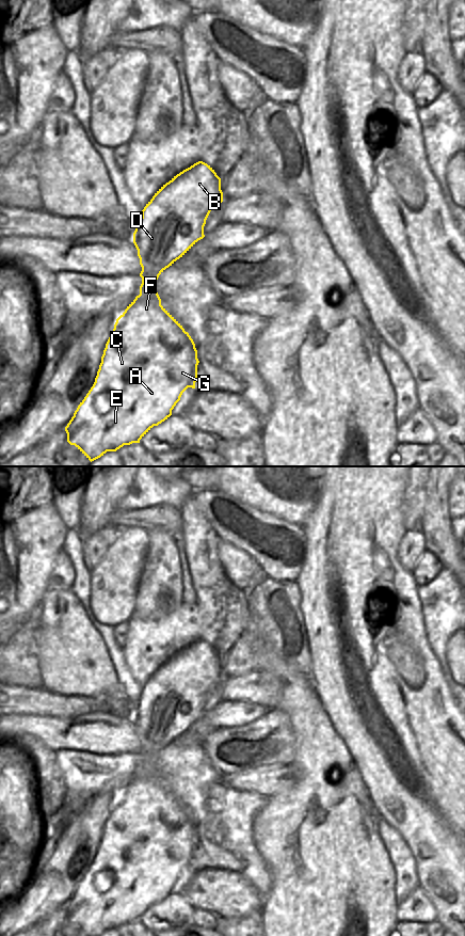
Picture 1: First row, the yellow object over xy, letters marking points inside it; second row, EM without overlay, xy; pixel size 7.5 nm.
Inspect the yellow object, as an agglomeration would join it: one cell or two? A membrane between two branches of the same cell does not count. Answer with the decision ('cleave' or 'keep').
keep

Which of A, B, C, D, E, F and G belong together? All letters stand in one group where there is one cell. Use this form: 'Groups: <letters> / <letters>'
Groups: A B C D E F G

